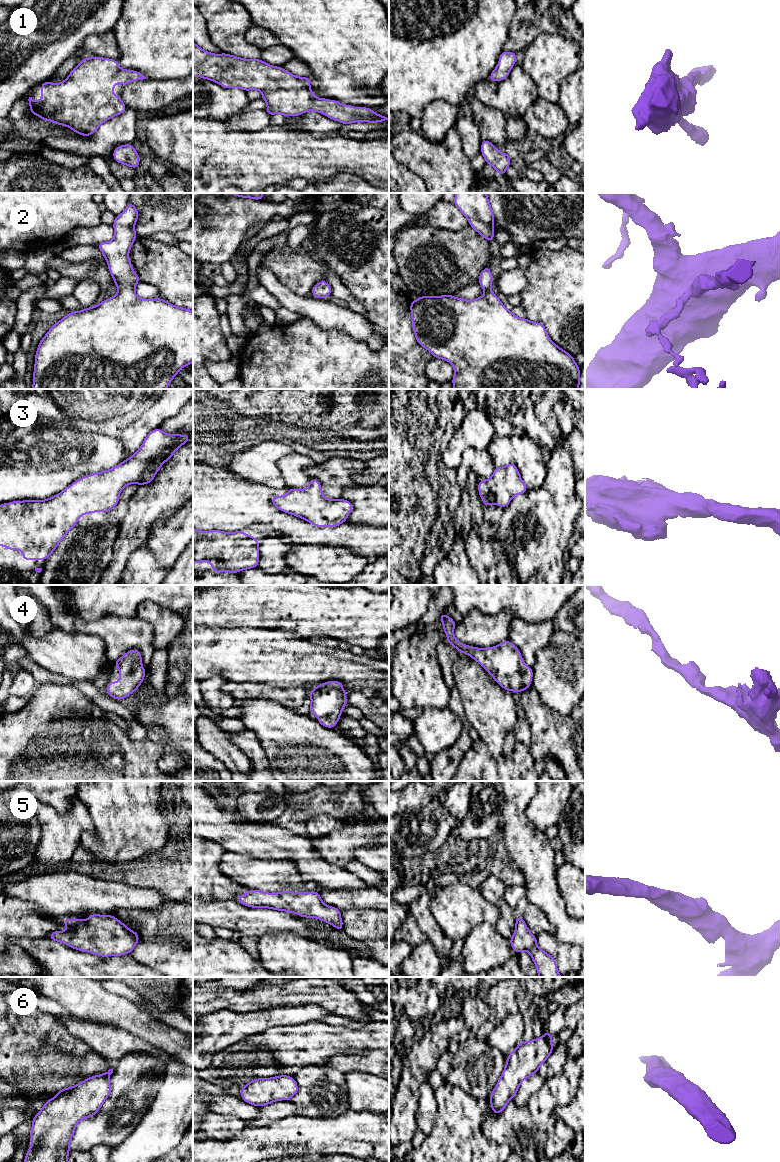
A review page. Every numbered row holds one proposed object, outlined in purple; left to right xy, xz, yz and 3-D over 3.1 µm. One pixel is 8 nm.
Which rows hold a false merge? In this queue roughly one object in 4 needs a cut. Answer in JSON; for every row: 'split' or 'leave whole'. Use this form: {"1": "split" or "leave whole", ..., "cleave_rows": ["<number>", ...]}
{"1": "leave whole", "2": "leave whole", "3": "leave whole", "4": "leave whole", "5": "leave whole", "6": "leave whole", "cleave_rows": []}

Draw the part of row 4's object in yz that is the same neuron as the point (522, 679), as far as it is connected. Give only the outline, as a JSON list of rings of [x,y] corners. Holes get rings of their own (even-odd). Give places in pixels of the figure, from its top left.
[[[446,614],[438,619],[442,621],[448,644],[477,661],[504,690],[521,693],[529,689],[533,670],[523,661],[520,650],[513,643],[506,640],[486,648],[462,644],[454,636],[456,622]]]

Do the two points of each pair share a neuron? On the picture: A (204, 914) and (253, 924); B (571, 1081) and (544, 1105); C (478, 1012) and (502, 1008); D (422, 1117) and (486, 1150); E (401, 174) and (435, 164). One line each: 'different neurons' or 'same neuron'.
A: same neuron
B: same neuron
C: different neurons
D: different neurons
E: different neurons

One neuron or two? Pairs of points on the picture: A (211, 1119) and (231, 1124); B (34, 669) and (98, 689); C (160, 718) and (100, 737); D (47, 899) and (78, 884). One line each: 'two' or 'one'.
A: one
B: one
C: two
D: one

